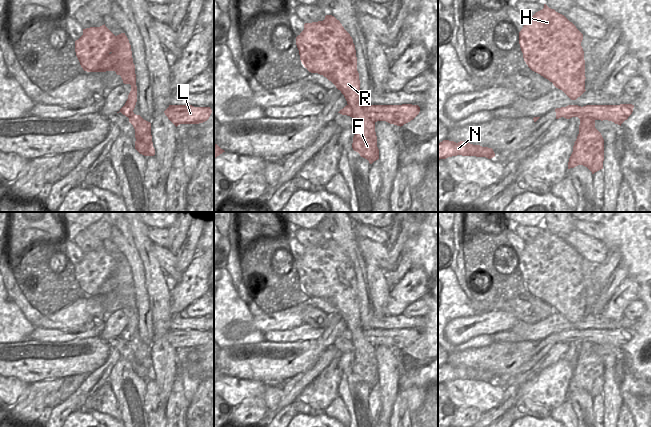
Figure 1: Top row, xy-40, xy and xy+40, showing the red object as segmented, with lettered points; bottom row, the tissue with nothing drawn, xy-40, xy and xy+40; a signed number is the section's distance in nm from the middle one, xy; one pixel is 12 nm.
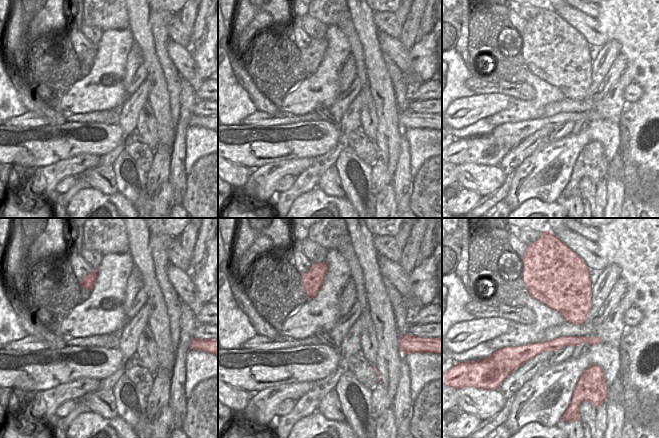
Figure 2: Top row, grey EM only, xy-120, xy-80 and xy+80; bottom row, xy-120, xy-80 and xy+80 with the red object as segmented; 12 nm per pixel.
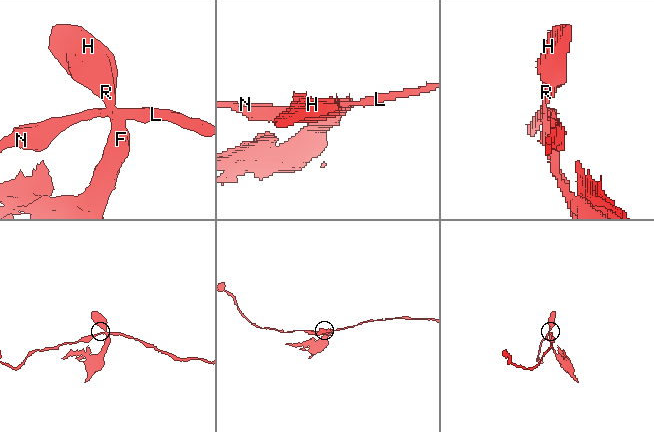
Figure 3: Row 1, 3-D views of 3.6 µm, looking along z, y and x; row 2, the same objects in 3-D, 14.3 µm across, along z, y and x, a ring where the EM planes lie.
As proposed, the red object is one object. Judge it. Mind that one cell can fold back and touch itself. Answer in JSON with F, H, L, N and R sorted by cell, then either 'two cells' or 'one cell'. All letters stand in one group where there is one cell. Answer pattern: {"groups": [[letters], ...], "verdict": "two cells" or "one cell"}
{"groups": [["F", "H", "R"], ["L", "N"]], "verdict": "two cells"}

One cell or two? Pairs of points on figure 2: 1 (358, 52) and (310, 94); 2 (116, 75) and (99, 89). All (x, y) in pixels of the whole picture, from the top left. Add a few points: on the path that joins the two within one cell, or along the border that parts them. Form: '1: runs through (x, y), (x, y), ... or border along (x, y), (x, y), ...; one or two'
1: border along (342, 31), (350, 44), (352, 52); two
2: runs through (112, 76), (103, 85); one

